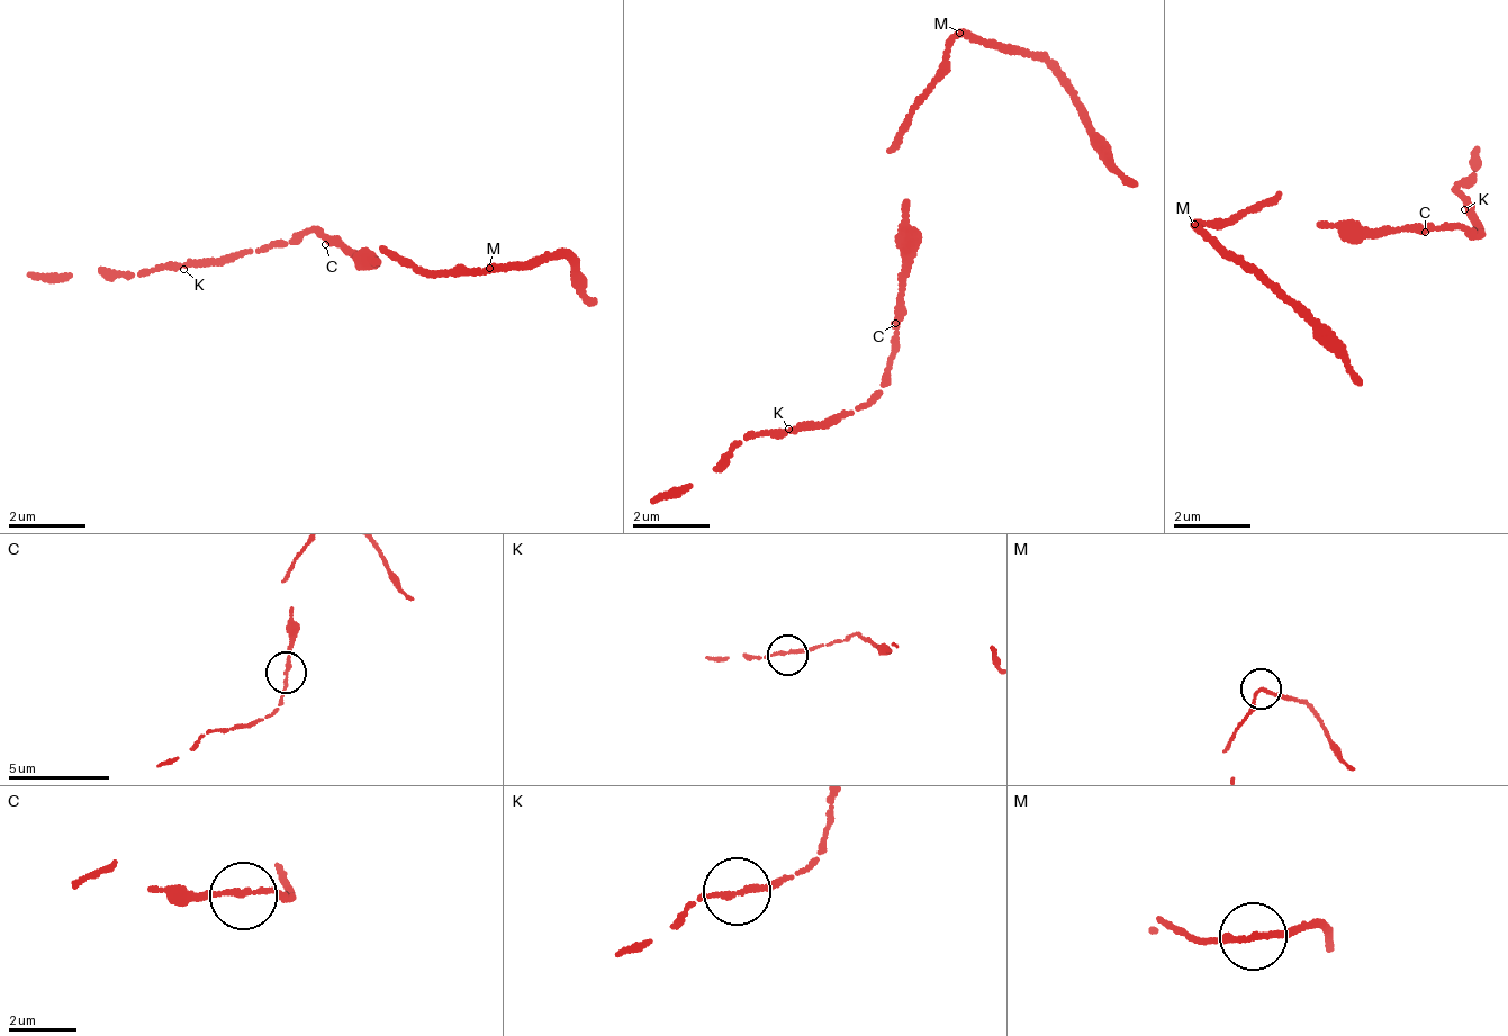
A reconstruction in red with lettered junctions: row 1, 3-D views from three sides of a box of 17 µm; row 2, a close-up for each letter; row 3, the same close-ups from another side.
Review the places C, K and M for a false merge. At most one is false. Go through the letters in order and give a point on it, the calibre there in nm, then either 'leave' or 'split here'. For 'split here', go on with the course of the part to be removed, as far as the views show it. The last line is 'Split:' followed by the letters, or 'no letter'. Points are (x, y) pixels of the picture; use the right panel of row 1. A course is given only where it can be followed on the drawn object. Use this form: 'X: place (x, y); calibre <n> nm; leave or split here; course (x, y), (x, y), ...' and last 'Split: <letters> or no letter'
C: place (1425, 232); calibre 160 nm; leave
K: place (1464, 209); calibre 150 nm; leave
M: place (1194, 224); calibre 150 nm; split here; course (1193, 223), (1239, 258), (1362, 381)
Split: M

